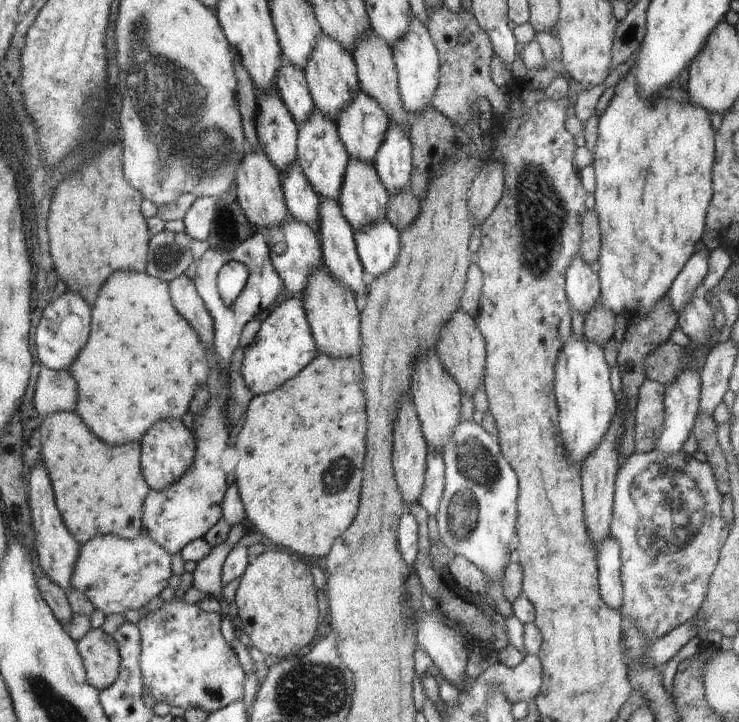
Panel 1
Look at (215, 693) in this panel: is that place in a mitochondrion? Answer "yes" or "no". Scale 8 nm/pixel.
yes

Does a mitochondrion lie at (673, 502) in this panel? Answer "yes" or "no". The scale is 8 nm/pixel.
yes

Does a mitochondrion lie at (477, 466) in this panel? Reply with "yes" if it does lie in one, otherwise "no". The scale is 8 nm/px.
yes

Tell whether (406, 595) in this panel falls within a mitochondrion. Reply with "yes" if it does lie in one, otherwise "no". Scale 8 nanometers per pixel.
yes

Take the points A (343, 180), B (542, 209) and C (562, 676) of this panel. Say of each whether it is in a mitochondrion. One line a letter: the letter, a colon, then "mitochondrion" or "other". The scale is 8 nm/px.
A: other
B: mitochondrion
C: other

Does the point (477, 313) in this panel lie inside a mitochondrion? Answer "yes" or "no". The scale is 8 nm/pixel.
no

